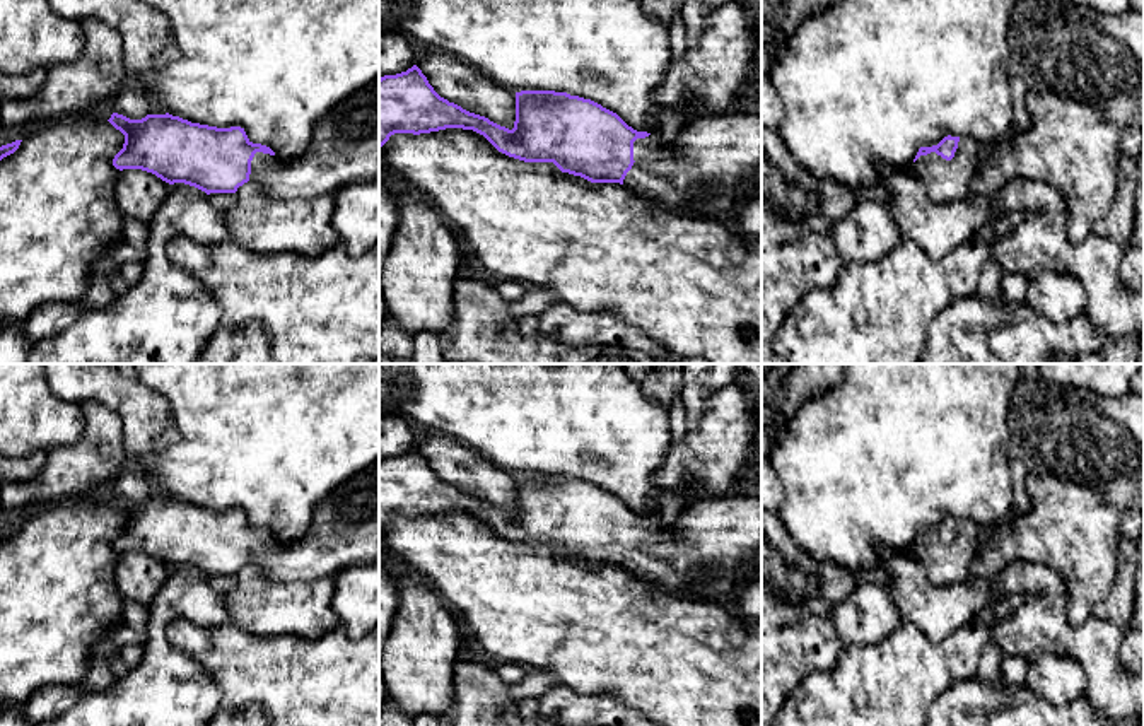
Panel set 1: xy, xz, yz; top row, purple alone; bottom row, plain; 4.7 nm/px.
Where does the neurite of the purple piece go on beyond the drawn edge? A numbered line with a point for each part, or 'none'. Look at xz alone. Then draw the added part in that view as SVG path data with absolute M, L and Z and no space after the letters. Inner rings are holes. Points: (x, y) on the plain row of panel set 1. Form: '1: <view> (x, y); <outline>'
1: xz (711, 544); M697 497L671 528L656 516L637 521L633 543L623 562L628 572L671 594L688 589L695 601L719 603L762 572L739 577L762 548L762 499Z

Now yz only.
1: yz (945, 562); M960 519L951 543L931 535L920 538L908 552L925 567L932 583L963 583L972 576L972 562L975 560L982 533L973 521Z

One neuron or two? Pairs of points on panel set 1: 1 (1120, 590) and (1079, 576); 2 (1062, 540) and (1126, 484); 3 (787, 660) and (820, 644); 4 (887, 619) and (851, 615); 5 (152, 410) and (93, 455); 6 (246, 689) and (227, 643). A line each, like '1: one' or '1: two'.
1: two
2: two
3: one
4: one
5: two
6: one

